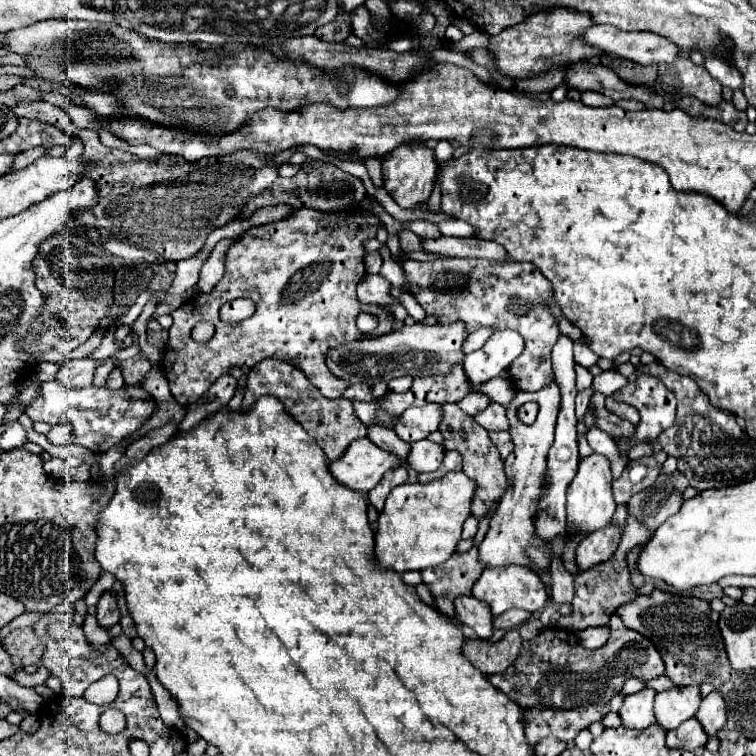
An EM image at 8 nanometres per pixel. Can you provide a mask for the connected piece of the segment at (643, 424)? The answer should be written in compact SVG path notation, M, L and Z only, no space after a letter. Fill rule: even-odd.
M641 374L633 384L625 384L619 392L613 394L615 400L619 402L625 402L625 404L631 404L639 410L641 414L641 422L637 426L637 432L633 438L619 438L617 444L619 444L619 450L621 454L627 454L627 450L635 444L635 442L647 442L647 440L655 440L663 430L667 430L673 422L675 422L675 398L673 398L673 392L665 388L665 384L655 378L655 376L649 376L649 374Z

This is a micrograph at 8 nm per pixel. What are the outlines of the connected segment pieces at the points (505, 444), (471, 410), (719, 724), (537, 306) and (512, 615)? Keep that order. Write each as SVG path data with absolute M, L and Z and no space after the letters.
M489 432L489 438L495 444L495 448L499 450L503 460L513 452L513 440L509 438L509 432Z
M469 392L461 402L457 402L459 404L459 408L465 412L465 414L469 414L469 416L475 416L477 412L481 412L481 410L485 410L485 406L489 406L489 396L485 396L485 394L481 394L481 392Z
M713 690L709 696L705 696L695 718L703 724L707 734L717 734L727 722L727 708L723 694L719 690Z
M433 258L433 260L405 260L403 264L407 284L413 290L413 298L419 302L419 306L425 310L427 316L439 318L437 324L449 324L449 322L465 322L467 332L473 332L475 328L483 328L485 320L501 320L501 330L511 328L521 332L525 338L525 350L521 356L517 356L509 366L509 378L513 380L517 390L525 392L537 392L549 382L553 382L553 370L551 370L551 348L555 346L559 338L559 322L551 314L547 300L553 298L551 282L537 270L537 266L529 262L497 262L497 260L483 260L483 258Z
M509 610L501 616L495 618L495 628L503 628L503 630L511 630L511 628L517 628L521 626L523 622L527 622L531 618L531 614L527 610Z

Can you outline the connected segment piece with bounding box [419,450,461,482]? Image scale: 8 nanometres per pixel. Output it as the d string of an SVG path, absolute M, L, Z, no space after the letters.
M449 450L443 458L443 464L441 468L435 472L435 474L419 474L419 482L427 482L427 480L433 480L433 478L441 478L443 474L447 472L453 472L453 470L461 470L461 454L455 452L455 450Z

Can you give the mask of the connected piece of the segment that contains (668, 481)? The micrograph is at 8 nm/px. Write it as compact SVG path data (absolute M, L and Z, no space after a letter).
M679 472L661 474L651 486L653 496L649 496L649 488L643 490L641 492L643 498L631 498L627 502L627 512L635 520L643 522L649 528L649 532L653 532L657 530L657 526L661 526L661 522L665 522L681 508L683 490L687 486L689 486L687 478L681 476Z

